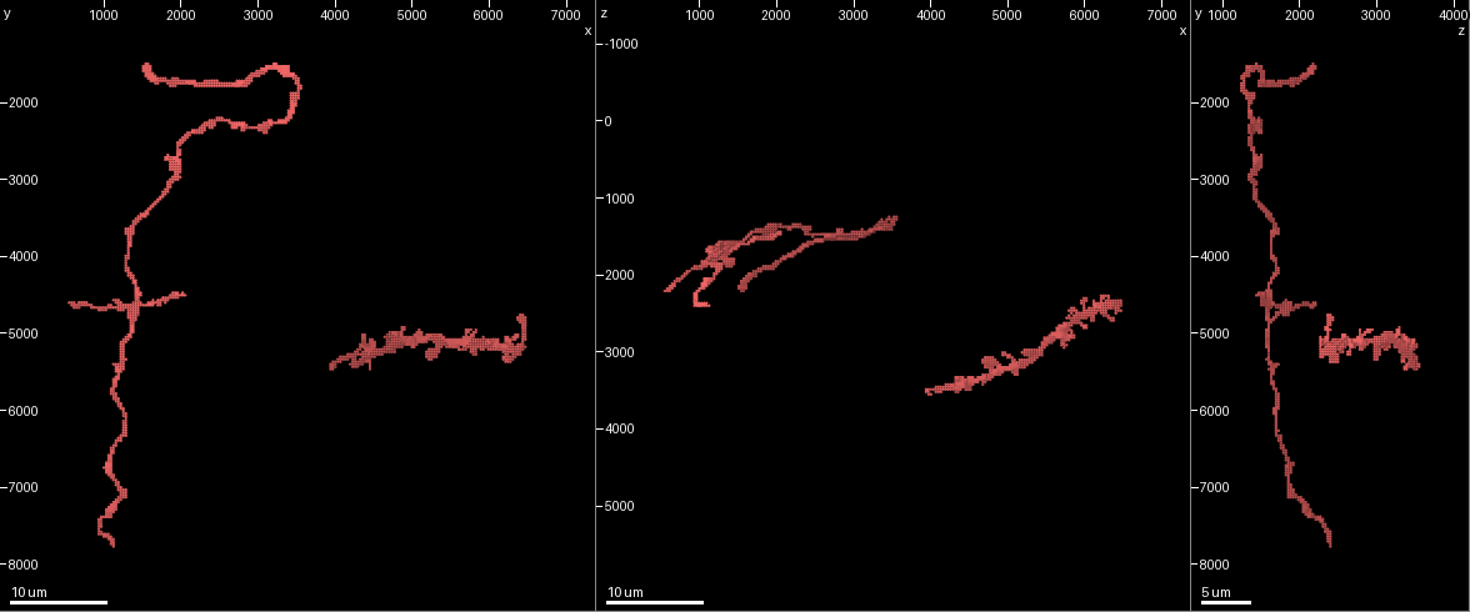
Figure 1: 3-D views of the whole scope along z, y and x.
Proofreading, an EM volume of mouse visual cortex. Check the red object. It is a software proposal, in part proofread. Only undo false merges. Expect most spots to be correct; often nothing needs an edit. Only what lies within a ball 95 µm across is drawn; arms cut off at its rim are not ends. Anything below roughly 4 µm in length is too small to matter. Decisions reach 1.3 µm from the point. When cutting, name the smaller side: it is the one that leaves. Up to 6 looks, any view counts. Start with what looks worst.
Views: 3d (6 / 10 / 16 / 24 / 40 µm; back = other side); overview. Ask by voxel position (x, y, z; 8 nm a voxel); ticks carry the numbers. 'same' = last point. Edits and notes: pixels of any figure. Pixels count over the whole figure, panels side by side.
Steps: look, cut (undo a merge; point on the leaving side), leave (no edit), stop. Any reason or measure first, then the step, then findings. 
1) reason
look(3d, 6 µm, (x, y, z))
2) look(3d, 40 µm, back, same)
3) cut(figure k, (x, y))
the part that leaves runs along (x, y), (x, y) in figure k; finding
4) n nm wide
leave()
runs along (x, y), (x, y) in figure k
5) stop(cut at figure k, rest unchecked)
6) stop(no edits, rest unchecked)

sudden change in width
look(3d, 16 µm, (4350, 5250, 3400))

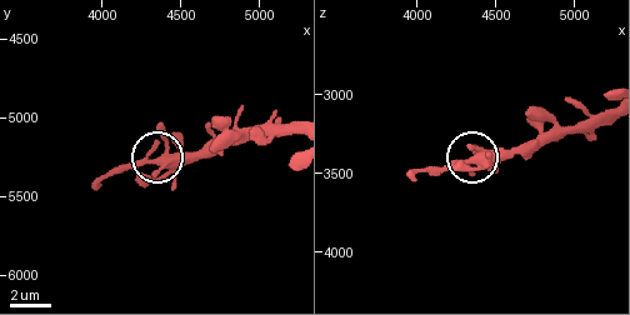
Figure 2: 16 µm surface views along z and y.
other side
look(3d, 16 µm, back, (4340, 5280, 3420))

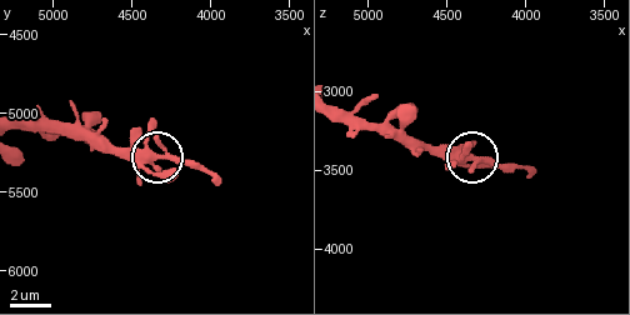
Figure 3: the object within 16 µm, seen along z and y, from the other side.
4 arms
leave()
one neuron here

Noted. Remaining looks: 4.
look(3d, 16 µm, (2950, 2350, 1500))

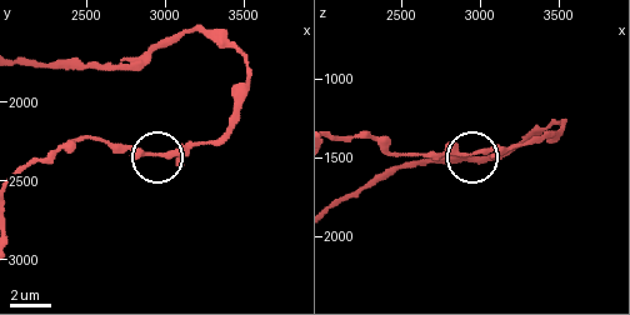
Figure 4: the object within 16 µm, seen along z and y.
leave()
runs along (336, 138), (366, 138), (396, 153), (498, 153), (536, 143) in figure 4; continuous, no second neuron

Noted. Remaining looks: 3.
three-way junction
look(3d, 10 µm, (1950, 2700, 1400))

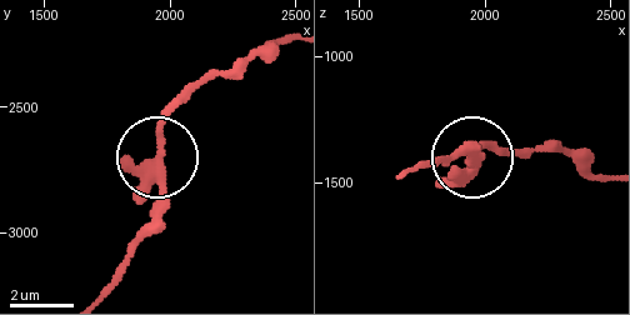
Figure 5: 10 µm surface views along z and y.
310 nm wide
leave()
one neuron here

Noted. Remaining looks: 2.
stop(no edits, rest unchecked)

